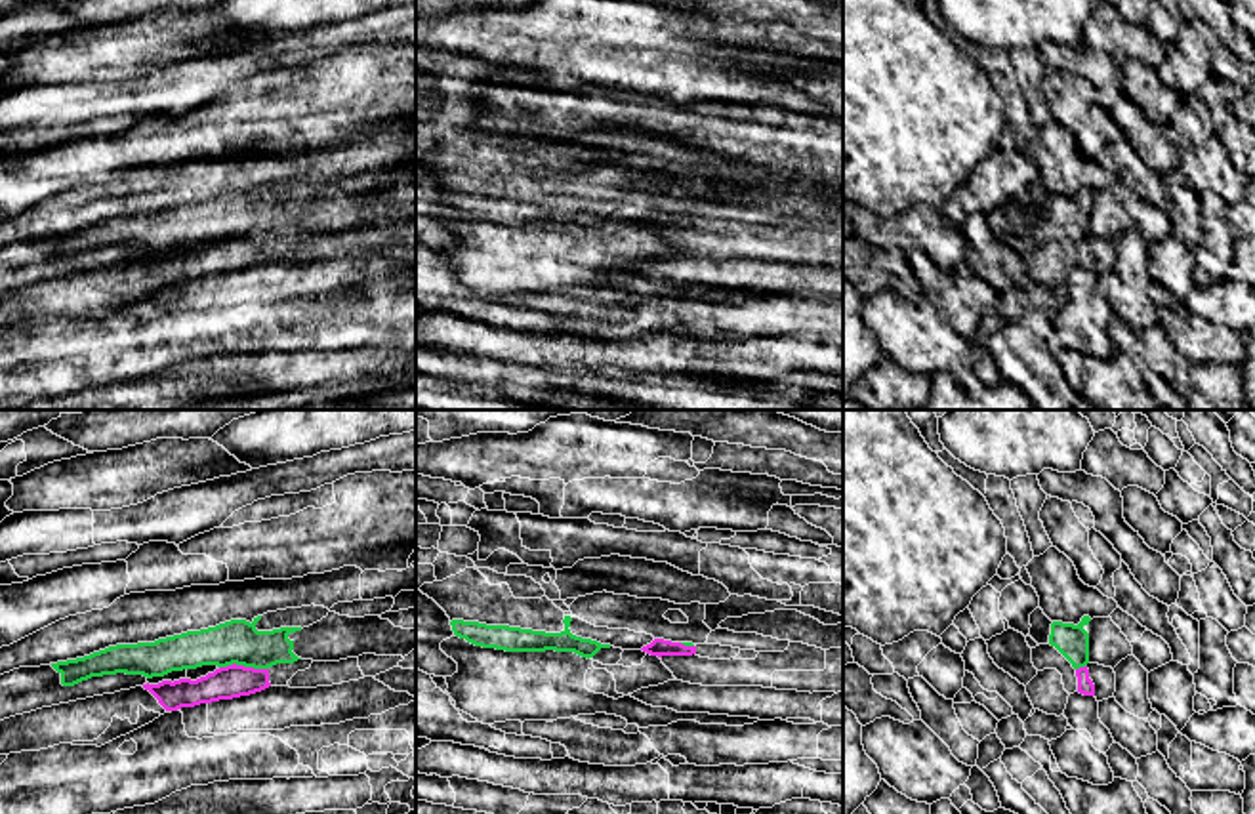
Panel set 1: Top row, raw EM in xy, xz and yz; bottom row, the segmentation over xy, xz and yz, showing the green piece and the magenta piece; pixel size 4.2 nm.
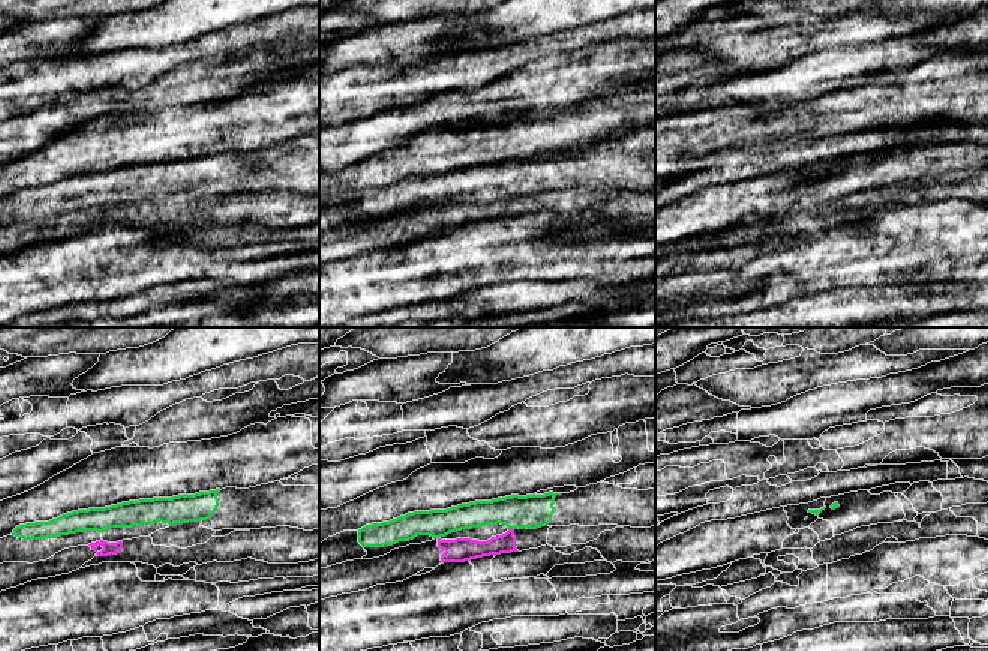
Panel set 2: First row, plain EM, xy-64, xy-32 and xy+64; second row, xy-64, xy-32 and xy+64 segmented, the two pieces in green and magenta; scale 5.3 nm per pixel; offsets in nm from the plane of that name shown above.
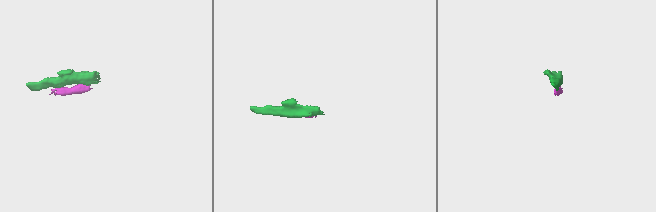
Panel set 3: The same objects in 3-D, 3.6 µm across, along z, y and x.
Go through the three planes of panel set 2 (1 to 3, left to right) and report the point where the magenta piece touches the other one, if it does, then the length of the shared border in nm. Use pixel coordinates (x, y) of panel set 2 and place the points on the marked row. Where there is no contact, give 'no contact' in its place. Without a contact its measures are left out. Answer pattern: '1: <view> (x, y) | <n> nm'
1: no contact
2: xy-32 (511, 528) | 30 nm
3: no contact

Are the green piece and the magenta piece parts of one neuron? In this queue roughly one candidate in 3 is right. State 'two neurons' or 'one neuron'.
two neurons

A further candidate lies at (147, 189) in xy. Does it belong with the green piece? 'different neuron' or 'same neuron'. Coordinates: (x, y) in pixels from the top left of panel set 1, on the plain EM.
different neuron

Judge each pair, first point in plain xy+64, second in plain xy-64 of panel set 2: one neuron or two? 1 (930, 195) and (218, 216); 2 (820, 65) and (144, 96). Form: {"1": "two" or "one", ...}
{"1": "one", "2": "two"}

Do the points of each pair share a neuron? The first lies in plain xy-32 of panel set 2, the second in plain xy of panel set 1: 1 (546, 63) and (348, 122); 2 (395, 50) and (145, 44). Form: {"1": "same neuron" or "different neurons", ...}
{"1": "same neuron", "2": "same neuron"}

